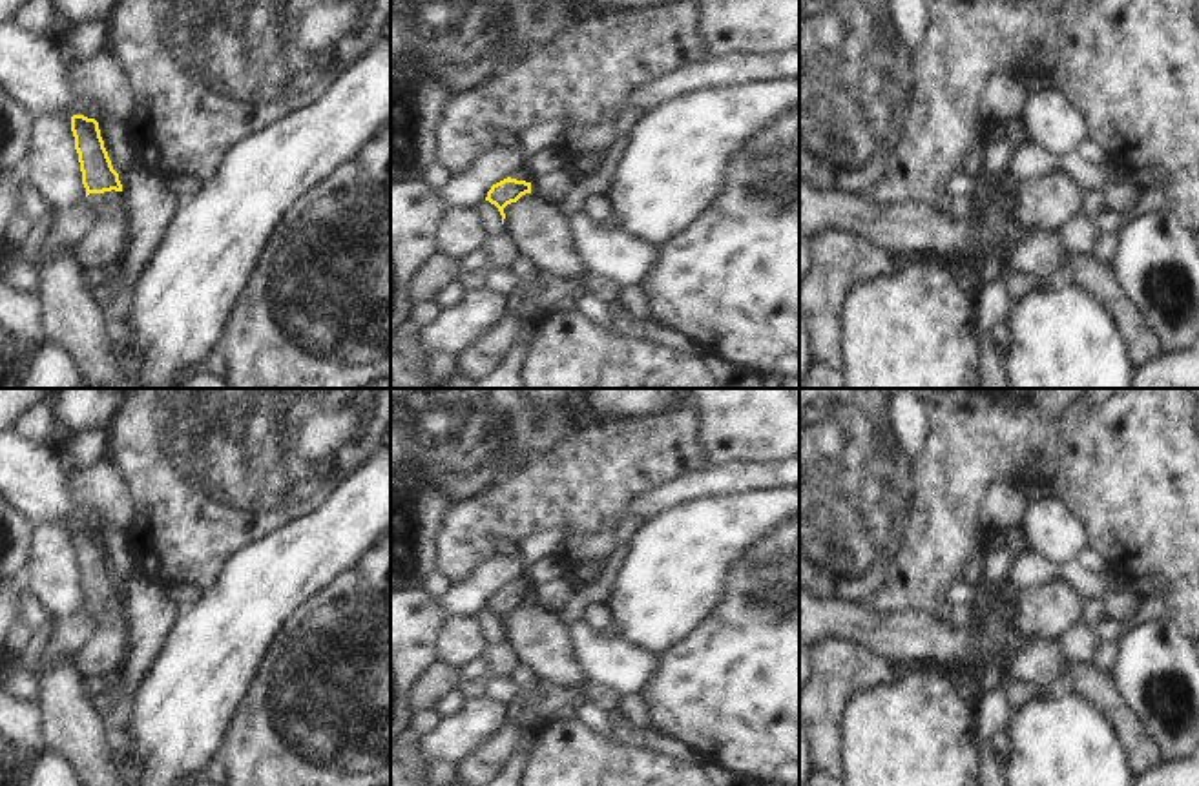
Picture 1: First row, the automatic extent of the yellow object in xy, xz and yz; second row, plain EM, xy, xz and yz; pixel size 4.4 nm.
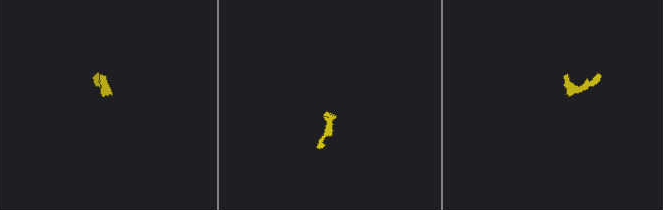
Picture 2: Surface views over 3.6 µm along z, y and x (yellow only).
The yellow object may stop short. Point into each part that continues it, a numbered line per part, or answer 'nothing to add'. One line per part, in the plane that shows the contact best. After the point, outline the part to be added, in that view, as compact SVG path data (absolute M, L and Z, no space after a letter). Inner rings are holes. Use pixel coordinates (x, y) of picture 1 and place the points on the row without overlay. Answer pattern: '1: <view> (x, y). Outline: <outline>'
1: xy (104, 653). Outline: M122 600L89 602L86 611L93 618L93 633L73 657L82 680L115 677L122 671L130 653L126 607Z

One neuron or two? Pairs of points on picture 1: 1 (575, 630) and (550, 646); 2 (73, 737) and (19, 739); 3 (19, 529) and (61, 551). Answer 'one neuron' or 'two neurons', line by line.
1: two neurons
2: two neurons
3: two neurons

